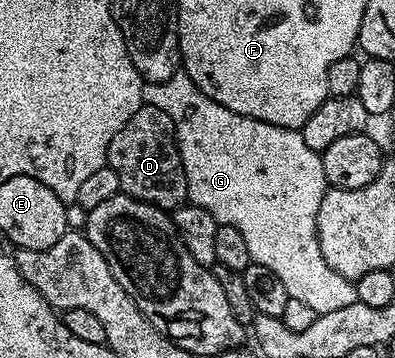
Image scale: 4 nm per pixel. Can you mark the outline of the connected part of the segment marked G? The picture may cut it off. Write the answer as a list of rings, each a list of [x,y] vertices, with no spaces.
[[[185,70],[174,72],[172,78],[164,82],[147,83],[144,100],[172,118],[174,139],[178,142],[178,153],[186,175],[189,203],[208,210],[219,224],[236,226],[248,246],[251,261],[268,266],[268,270],[284,282],[290,298],[312,306],[319,316],[358,303],[357,283],[336,274],[336,270],[324,262],[324,254],[320,254],[318,215],[328,185],[322,157],[312,150],[312,146],[307,146],[301,131],[272,126],[268,122],[236,114],[236,110],[228,110],[228,106],[220,106],[220,102],[212,102],[212,98],[208,98],[208,94],[201,92],[196,82],[188,78]]]

